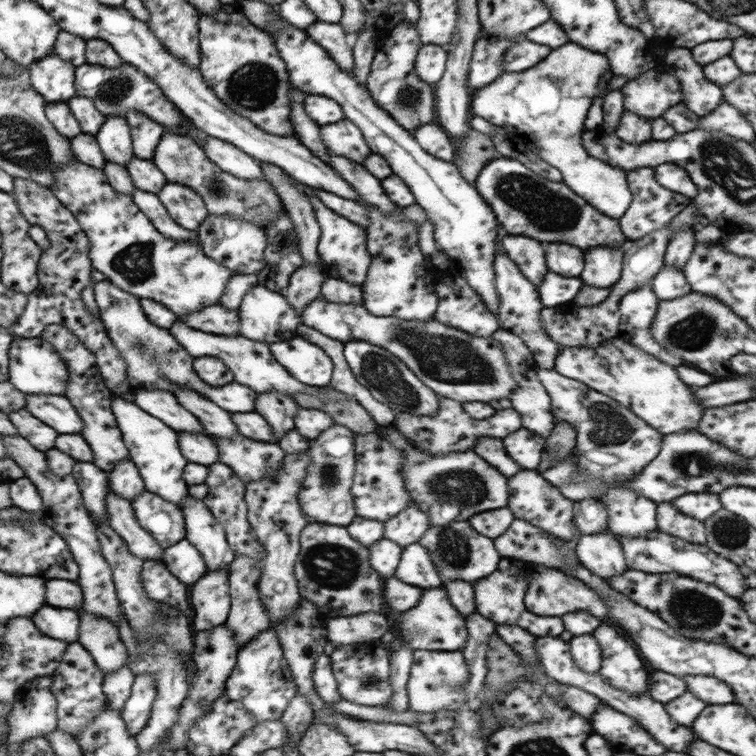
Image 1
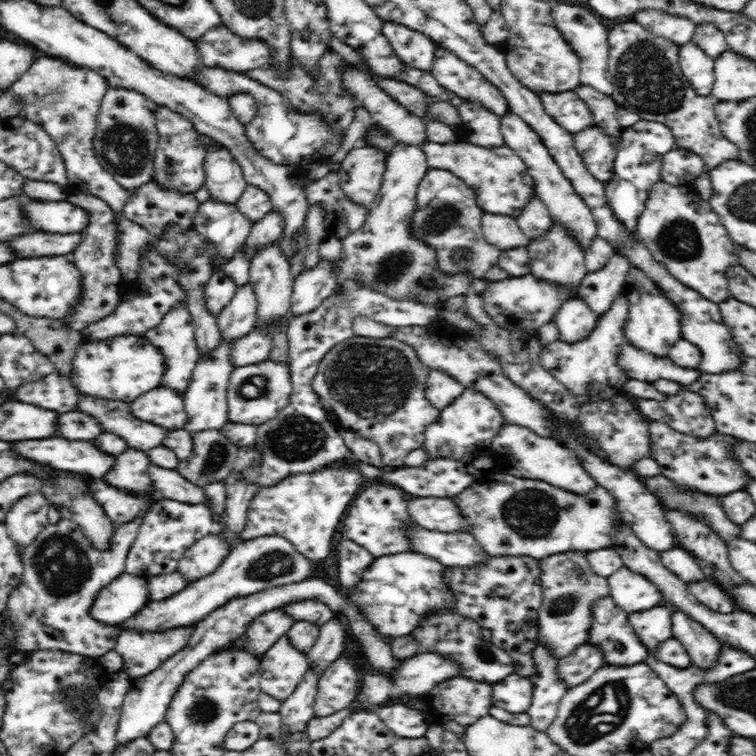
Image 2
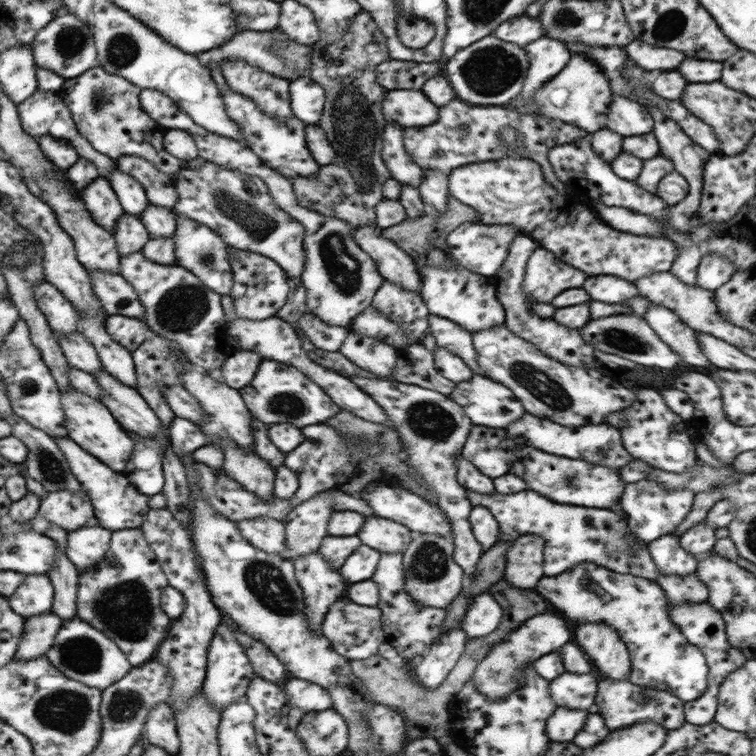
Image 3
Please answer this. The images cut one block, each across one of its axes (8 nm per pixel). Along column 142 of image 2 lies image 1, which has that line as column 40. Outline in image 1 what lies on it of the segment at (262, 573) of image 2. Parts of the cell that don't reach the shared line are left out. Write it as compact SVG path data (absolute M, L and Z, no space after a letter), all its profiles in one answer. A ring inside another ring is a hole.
M46 605L31 618L45 636L56 640L73 643L80 638L80 616L69 608Z

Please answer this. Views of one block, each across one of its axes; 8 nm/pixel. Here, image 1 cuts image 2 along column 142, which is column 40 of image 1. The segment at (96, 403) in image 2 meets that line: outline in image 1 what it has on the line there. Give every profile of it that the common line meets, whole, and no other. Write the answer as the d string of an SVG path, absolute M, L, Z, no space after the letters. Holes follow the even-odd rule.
M27 408L11 412L9 419L16 427L18 435L30 442L34 448L44 452L54 447L56 437L60 435L51 426L32 416Z

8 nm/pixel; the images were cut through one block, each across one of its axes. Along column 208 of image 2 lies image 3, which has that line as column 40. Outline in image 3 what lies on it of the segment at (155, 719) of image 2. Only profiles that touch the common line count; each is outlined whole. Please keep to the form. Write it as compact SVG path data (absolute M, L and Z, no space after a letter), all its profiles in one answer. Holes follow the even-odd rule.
M46 612L42 616L26 617L25 620L24 634L18 643L15 658L32 660L45 656L45 652L54 644L63 621L52 612Z

